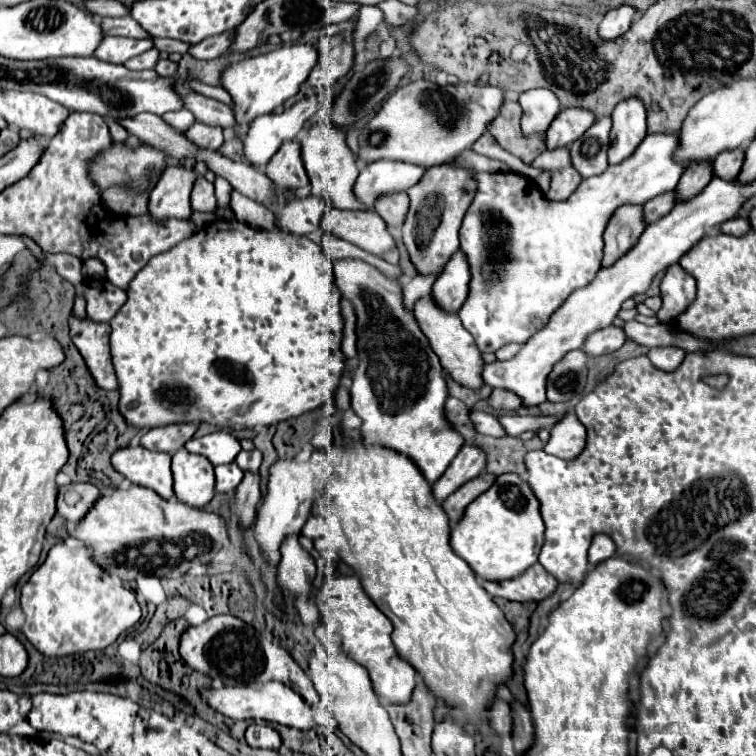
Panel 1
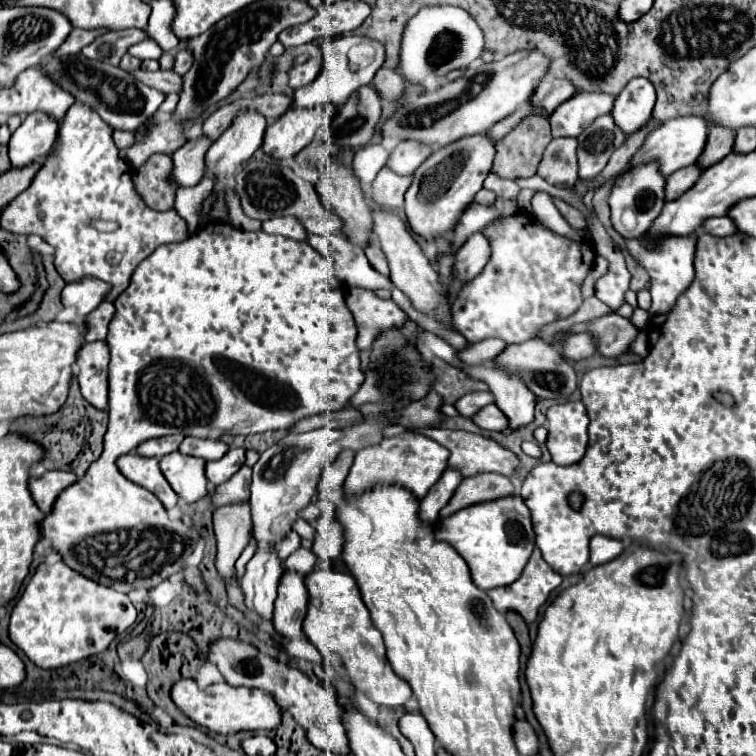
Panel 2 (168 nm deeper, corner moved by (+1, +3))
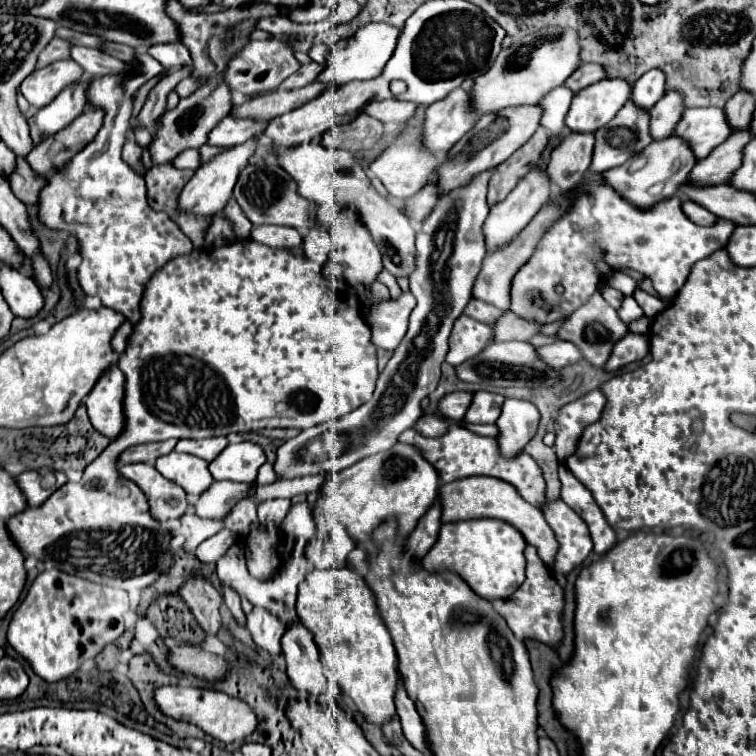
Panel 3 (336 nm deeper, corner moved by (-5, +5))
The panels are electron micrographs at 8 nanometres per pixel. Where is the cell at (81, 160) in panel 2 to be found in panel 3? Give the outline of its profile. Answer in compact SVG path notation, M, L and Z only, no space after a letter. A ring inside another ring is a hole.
M142 52L136 56L136 65L133 71L126 76L104 76L94 78L88 86L88 106L104 110L104 122L96 138L84 146L68 164L64 164L60 170L54 172L54 178L50 176L46 186L40 192L38 200L38 220L52 228L52 230L64 230L70 232L78 240L78 250L82 256L82 262L78 266L78 284L82 290L90 296L98 296L106 308L112 308L120 314L124 314L132 324L140 320L140 292L144 290L144 284L148 278L164 266L174 256L190 254L194 250L192 242L186 238L186 234L168 218L166 212L156 212L148 204L148 190L144 178L122 160L122 146L126 144L130 132L132 132L132 96L146 80L160 74L164 66L154 60L150 54Z

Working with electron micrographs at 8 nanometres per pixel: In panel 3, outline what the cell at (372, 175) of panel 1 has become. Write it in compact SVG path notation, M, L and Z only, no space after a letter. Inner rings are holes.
M456 88L446 98L426 108L422 146L430 154L444 154L452 148L476 122L468 108L468 92Z

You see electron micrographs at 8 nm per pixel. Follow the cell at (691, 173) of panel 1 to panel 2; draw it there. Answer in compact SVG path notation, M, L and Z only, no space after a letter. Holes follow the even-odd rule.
M712 124L706 148L704 148L702 156L698 158L698 164L702 168L710 168L712 164L716 164L724 156L728 156L732 152L732 146L734 146L734 136L736 136L734 130L722 128L718 124Z

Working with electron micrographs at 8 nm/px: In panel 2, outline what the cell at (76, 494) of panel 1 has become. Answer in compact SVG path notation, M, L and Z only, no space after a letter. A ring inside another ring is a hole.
M44 472L40 478L30 478L28 488L38 508L44 514L50 514L56 496L74 482L76 476L72 472Z

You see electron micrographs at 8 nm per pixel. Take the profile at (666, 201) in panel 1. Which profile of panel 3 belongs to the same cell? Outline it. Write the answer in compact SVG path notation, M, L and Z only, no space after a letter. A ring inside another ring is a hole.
M748 130L732 134L728 142L722 142L708 154L704 160L698 160L696 166L690 170L688 180L692 186L716 186L724 184L730 174L740 166L742 162L742 146L748 144L752 138L748 138Z

